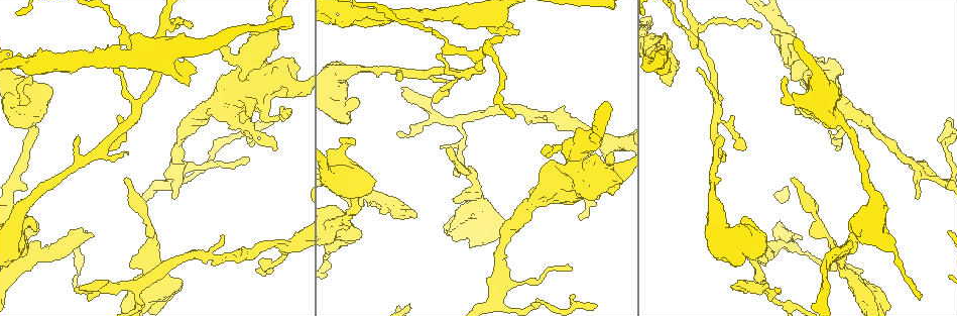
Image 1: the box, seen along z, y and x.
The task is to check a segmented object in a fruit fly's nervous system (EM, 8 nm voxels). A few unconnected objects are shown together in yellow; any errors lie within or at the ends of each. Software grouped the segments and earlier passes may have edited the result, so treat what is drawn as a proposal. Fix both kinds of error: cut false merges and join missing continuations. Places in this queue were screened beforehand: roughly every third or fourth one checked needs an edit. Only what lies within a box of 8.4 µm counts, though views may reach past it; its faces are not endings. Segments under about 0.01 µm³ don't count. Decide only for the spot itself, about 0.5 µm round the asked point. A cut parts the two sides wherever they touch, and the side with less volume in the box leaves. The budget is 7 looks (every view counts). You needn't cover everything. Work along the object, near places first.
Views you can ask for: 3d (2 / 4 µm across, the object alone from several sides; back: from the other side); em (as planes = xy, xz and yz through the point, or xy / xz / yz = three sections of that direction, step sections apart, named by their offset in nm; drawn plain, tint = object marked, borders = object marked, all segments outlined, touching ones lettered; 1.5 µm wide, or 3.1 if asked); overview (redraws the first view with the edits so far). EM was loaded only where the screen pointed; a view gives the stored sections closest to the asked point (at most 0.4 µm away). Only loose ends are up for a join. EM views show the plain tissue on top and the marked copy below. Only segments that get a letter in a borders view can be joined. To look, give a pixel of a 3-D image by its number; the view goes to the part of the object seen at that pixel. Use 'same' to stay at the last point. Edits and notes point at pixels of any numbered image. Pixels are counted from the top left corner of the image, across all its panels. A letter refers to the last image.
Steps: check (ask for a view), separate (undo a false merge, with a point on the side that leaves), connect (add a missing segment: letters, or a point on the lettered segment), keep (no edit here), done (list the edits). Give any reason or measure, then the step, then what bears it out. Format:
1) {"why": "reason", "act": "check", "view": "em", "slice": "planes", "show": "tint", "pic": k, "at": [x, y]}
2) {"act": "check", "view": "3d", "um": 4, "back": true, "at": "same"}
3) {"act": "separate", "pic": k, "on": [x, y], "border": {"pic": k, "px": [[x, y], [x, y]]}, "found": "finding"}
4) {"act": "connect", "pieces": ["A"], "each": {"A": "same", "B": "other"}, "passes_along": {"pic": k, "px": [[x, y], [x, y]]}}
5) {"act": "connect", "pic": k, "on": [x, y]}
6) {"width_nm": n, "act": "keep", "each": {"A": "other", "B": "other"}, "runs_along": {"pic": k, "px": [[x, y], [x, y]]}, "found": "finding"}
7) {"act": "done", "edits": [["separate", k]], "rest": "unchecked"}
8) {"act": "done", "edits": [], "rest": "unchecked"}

{"why": "branch stops here", "act": "check", "view": "em", "slice": "planes", "show": "borders", "pic": 1, "at": [188, 83]}

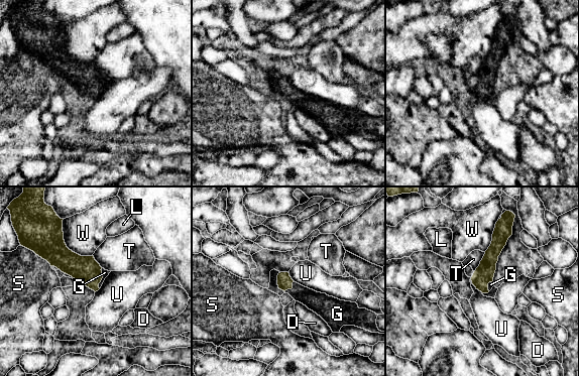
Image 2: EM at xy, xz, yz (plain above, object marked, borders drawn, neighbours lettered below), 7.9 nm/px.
{"width_nm": 120, "act": "connect", "pieces": ["G"], "each": {"D": "other", "G": "same", "L": "other", "S": "other", "T": "other", "U": "other", "W": "other"}, "passes_along": {"pic": 2, "px": [[86, 269], [102, 277], [105, 272]]}, "found": "it goes on there"}

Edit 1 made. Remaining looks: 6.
{"act": "check", "view": "overview"}

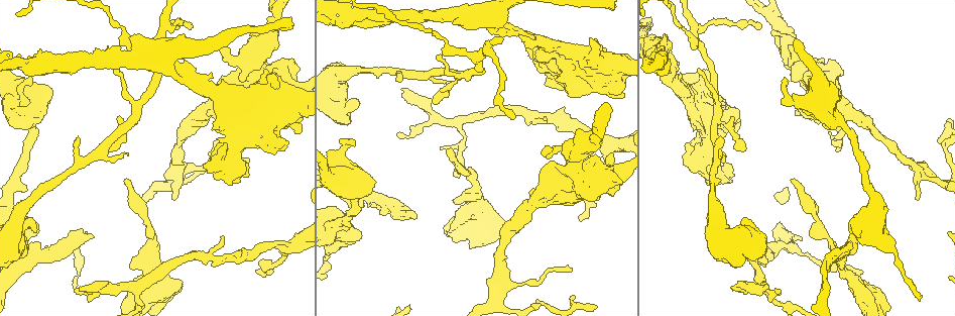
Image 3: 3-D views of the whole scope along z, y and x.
{"why": "free end", "act": "check", "view": "em", "slice": "yz", "step": 8, "show": "tint", "pic": 3, "at": [450, 149]}

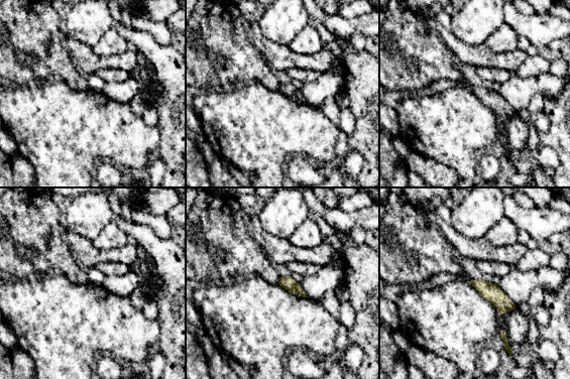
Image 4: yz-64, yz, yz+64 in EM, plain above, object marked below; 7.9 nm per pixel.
{"act": "check", "view": "em", "slice": "yz", "step": 8, "show": "borders", "at": "same"}

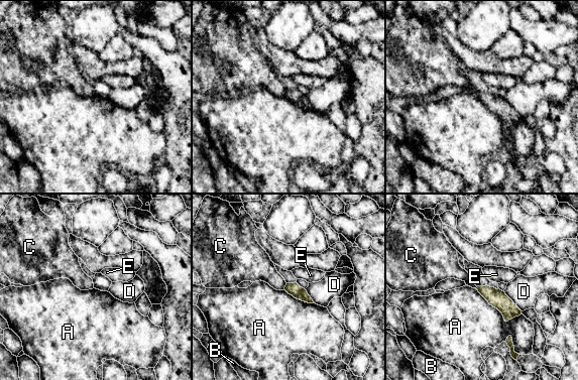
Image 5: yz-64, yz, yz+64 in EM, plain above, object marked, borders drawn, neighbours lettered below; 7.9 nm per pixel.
{"act": "keep", "each": {"A": "other", "B": "other", "C": "other", "D": "other", "E": "other"}, "border": {"pic": 5, "px": [[475, 288], [505, 321], [522, 313]]}, "found": "none of them fits"}

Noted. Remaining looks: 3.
{"why": "narrows sharply", "act": "check", "view": "em", "slice": "yz", "step": 4, "show": "tint", "pic": 3, "at": [607, 145]}

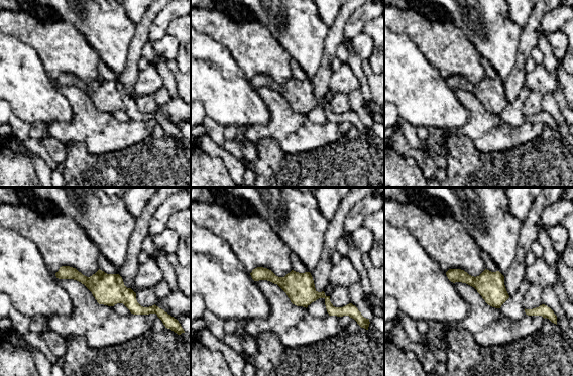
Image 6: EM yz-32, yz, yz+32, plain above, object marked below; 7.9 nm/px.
{"act": "check", "view": "em", "slice": "planes", "show": "borders", "at": "same"}

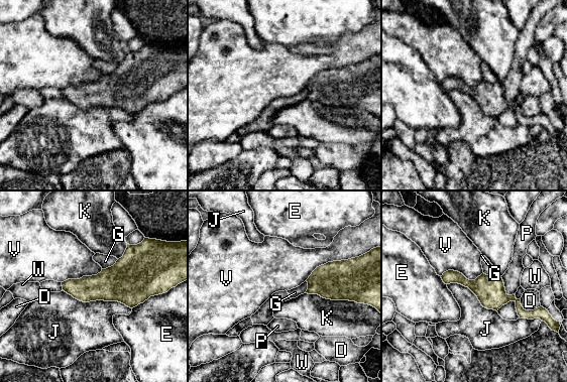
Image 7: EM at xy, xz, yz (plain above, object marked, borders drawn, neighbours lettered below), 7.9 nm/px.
{"act": "keep", "each": {"D": "other", "E": "other", "G": "other", "J": "other", "K": "other", "P": "other", "V": "other", "W": "other"}, "border": {"pic": 7, "px": [[64, 290], [131, 308]]}, "found": "all the same neuron"}

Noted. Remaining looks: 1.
{"act": "done", "edits": [["connect", 2]], "rest": "unchecked"}

